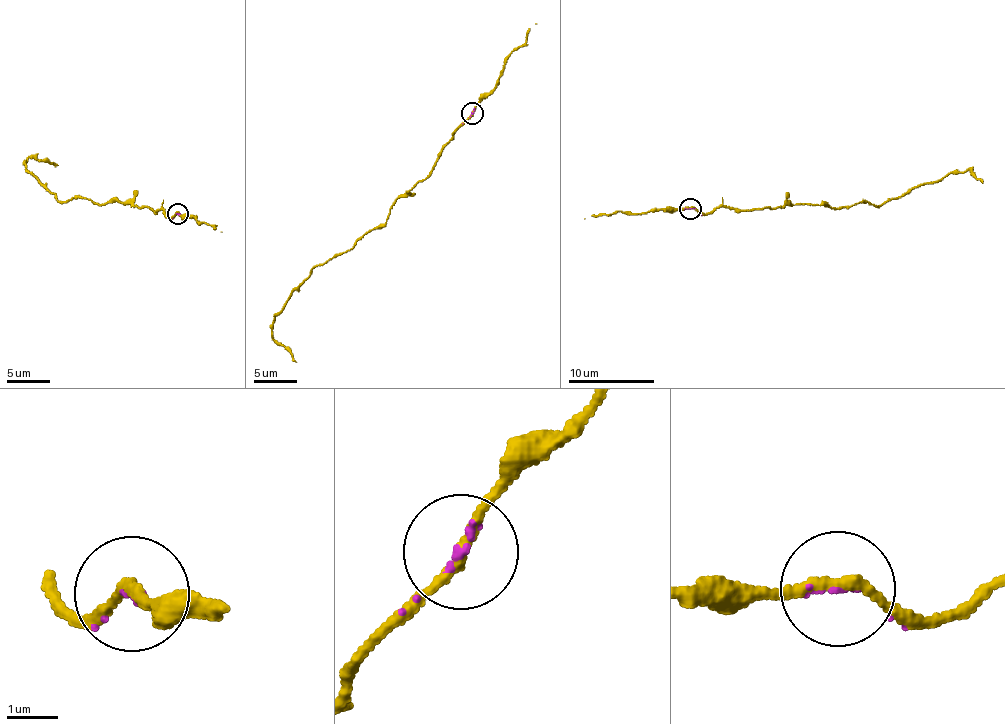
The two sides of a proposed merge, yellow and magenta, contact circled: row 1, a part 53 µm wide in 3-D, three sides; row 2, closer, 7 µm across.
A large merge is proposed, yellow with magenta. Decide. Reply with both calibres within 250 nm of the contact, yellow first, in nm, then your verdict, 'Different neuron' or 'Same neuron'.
Thickness 200 nm (yellow) against 90 nm. Same neuron

